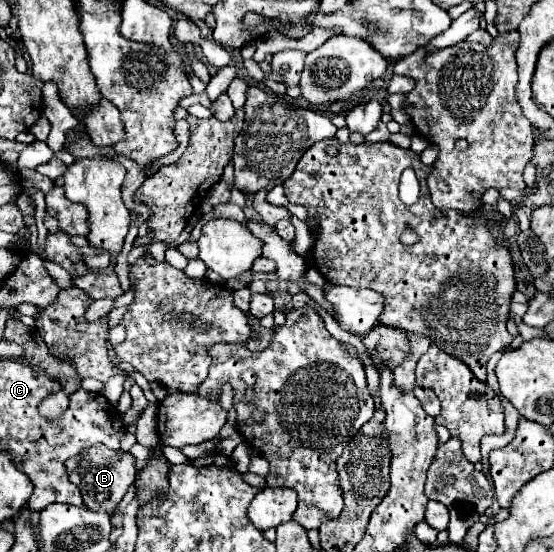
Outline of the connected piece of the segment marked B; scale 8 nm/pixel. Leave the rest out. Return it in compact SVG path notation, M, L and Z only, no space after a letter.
M94 445L94 447L78 453L78 457L66 459L66 471L68 471L70 481L74 485L78 485L84 505L90 509L106 509L108 513L112 513L114 507L122 501L124 493L128 491L128 485L134 481L134 475L136 475L134 457L130 453L112 451L106 445Z

